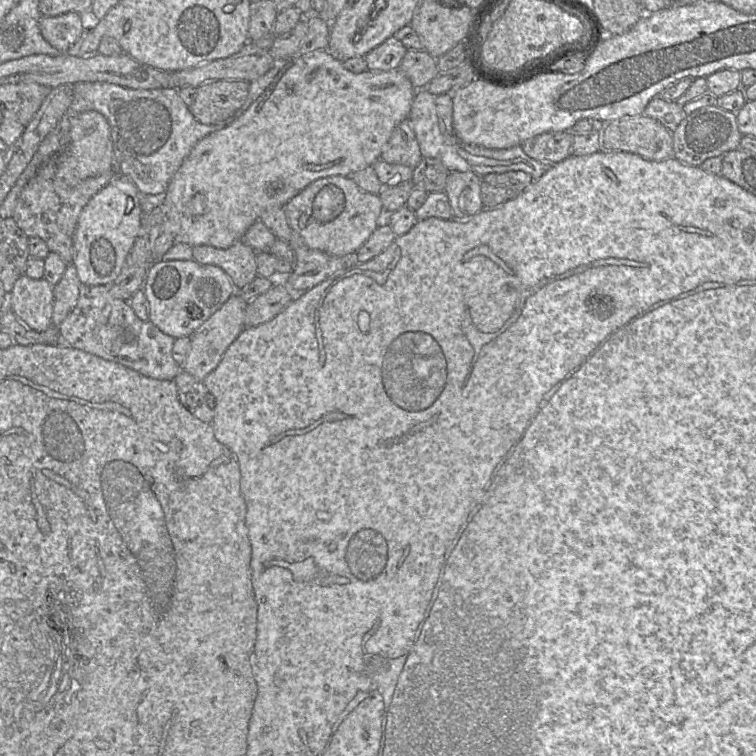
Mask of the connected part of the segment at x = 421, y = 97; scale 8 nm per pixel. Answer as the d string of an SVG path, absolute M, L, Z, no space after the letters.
M426 88L416 89L409 121L416 135L422 157L439 159L449 172L474 172L482 177L490 173L520 170L530 174L534 182L557 164L532 159L520 146L488 149L463 142L456 136L453 129L453 100L452 94L449 93L434 95Z

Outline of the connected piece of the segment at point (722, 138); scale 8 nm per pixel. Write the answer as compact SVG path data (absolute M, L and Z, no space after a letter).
M716 105L706 106L687 115L672 133L673 158L690 166L700 166L706 159L721 157L740 148L742 134L736 114Z

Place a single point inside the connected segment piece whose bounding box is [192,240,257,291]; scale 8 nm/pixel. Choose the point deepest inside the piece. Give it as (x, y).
(238, 261)

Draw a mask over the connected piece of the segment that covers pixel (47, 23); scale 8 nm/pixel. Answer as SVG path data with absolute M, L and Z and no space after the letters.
M77 12L42 16L39 26L43 38L62 53L66 53L85 33L82 18Z

